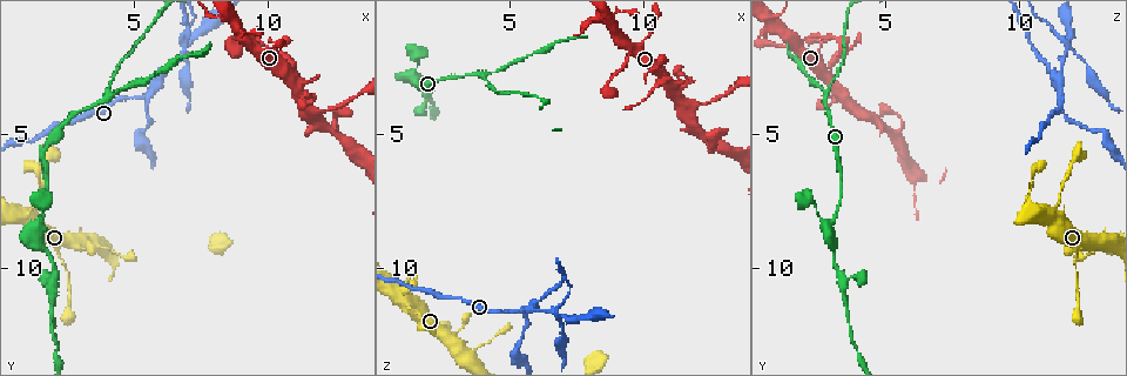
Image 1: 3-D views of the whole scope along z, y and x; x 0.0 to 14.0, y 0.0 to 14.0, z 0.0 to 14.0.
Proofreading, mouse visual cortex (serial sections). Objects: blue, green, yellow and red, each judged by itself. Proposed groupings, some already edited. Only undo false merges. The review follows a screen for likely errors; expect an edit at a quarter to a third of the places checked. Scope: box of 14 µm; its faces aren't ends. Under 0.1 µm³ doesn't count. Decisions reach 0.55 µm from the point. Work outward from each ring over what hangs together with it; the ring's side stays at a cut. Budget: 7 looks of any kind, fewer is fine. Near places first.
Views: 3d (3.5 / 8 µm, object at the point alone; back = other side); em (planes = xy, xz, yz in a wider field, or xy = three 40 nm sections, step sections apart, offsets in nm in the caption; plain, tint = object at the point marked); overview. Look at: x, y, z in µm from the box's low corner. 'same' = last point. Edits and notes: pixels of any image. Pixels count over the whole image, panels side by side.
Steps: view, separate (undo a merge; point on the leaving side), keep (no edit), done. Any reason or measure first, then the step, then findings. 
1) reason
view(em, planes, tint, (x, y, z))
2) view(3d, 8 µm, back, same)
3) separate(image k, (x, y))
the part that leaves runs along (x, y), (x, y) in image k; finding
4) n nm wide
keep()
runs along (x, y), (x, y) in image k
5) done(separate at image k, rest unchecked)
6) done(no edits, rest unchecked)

narrows sharply
view(3d, 3.5 µm, back, (5.4, 3.6, 11.6))

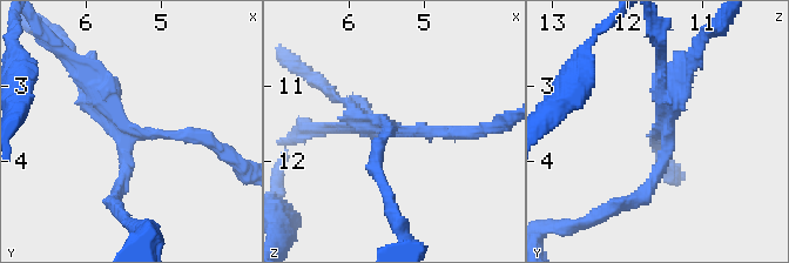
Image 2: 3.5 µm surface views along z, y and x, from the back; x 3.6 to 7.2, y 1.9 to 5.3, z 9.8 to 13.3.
3 arms; arms of 150, 200, 300 nm; shape alone is not enough
view(em, xy, step 5, tint, (5.35, 3.65, 11.60))

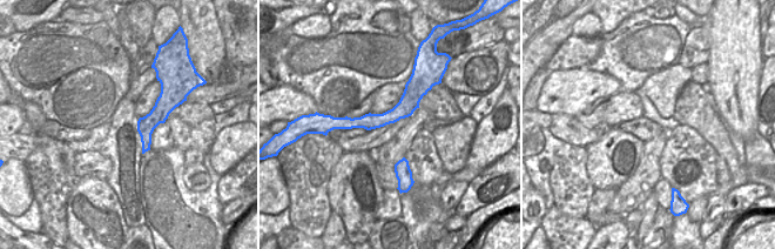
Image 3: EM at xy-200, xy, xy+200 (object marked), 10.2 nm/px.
separate(image 2, (654, 177))
a second cell is stuck on

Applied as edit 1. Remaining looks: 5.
thin neck
view(3d, 3.5 µm, back, (7.0, 1.7, 11.8))

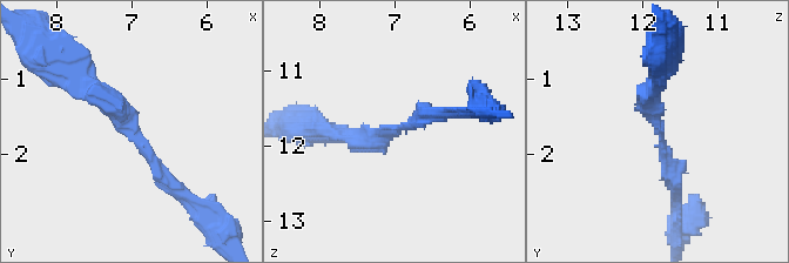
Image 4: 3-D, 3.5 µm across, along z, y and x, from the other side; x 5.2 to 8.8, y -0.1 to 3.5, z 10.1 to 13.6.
keep()
runs along (187, 196), (86, 85) in image 4; one cell here

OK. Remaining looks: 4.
sharp bend
view(3d, 3.5 µm, (10.8, 2.5, 2.9))

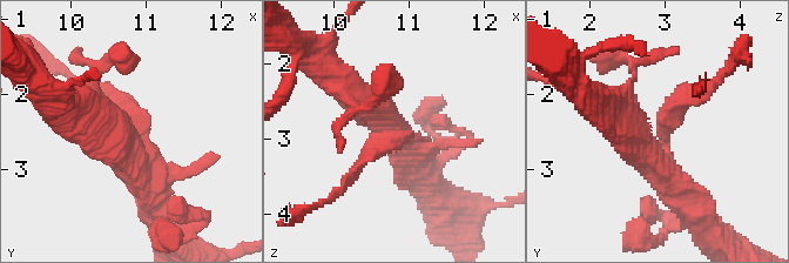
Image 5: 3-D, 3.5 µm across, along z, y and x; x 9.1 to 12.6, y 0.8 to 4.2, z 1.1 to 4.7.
need the tissue
view(em, xy, step 1, tint, (10.85, 2.55, 2.85))

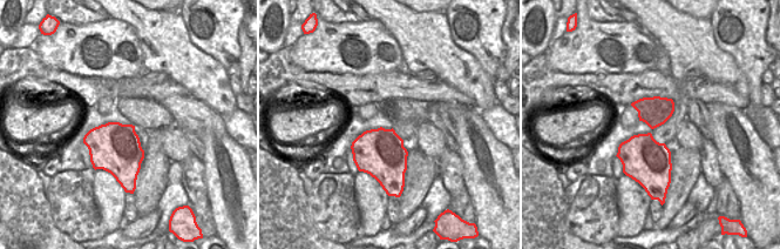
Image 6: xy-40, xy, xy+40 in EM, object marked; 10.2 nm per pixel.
separate(image 5, (669, 102))
the part that leaves runs along (396, 132), (328, 200) in image 5; two cells meet here

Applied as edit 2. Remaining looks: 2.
done(separate at image 2, separate at image 5, rest unchecked)

